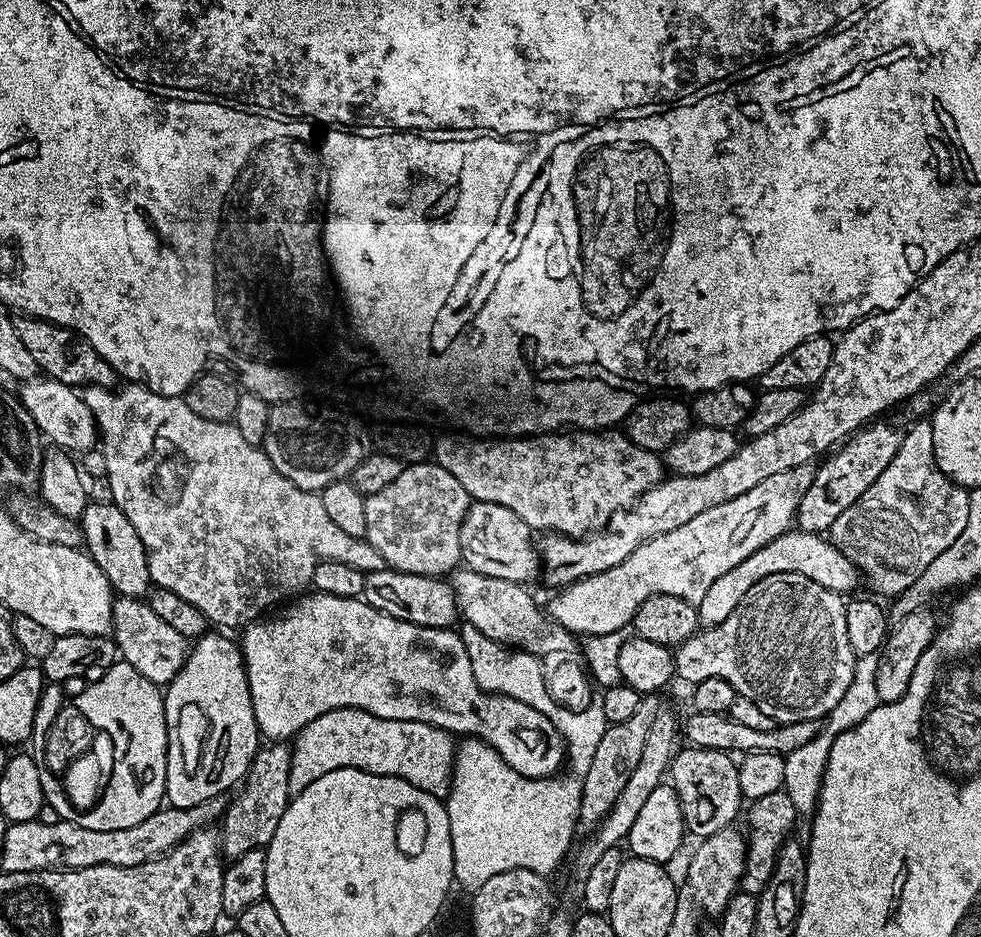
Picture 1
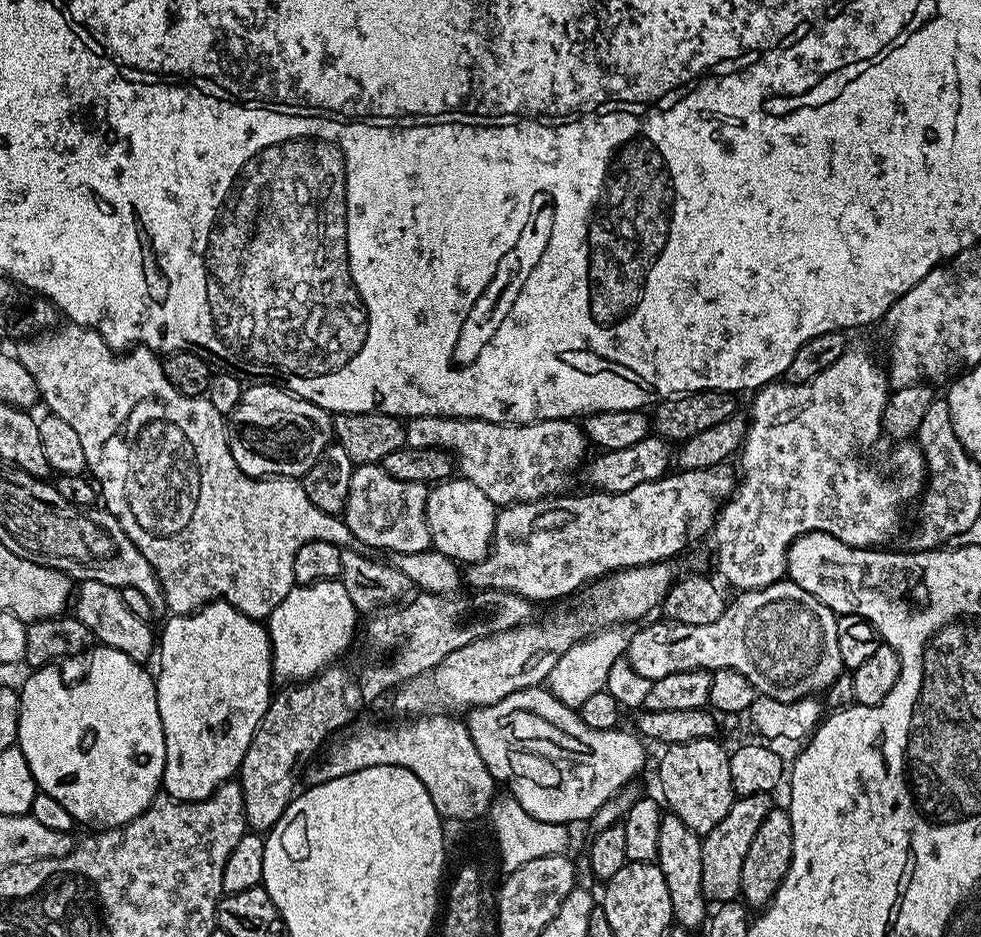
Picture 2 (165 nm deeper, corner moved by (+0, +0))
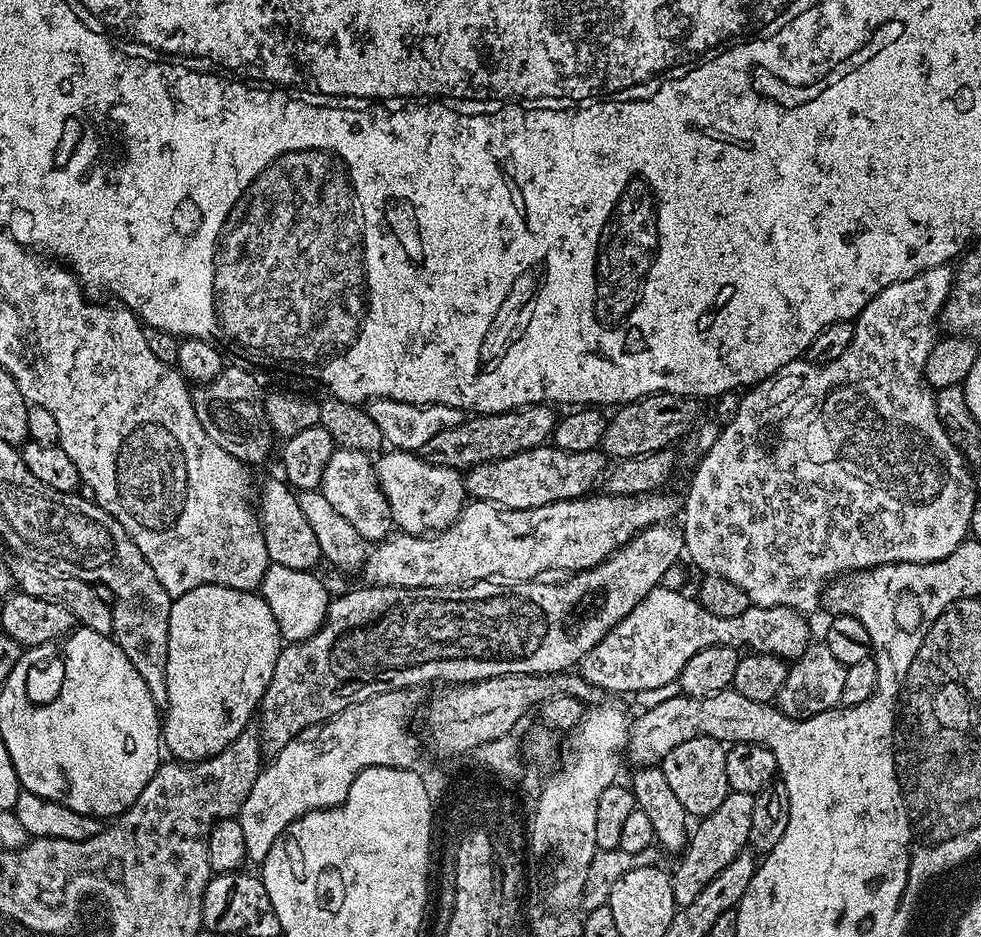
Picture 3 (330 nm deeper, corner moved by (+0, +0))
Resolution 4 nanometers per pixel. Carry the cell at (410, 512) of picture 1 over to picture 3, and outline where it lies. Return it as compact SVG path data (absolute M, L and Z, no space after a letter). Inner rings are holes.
M345 448L333 450L330 460L326 462L326 470L322 470L318 491L326 494L330 506L334 506L334 510L338 510L338 514L342 514L342 518L358 530L365 542L379 542L393 531L392 515L380 485L376 483L374 460L369 453Z

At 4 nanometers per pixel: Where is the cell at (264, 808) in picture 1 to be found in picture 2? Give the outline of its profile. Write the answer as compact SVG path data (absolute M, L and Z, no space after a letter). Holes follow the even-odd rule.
M476 590L471 594L473 596L464 596L465 594L439 596L433 592L420 592L399 606L392 606L375 613L369 619L372 621L365 628L363 625L362 639L359 641L360 649L358 649L359 644L355 649L356 660L360 664L352 664L349 668L329 666L317 676L310 677L309 680L281 687L284 689L281 692L279 689L273 695L266 714L254 730L254 738L250 738L250 746L242 758L238 773L238 783L244 803L244 819L249 829L264 834L276 825L278 818L282 818L288 803L292 801L293 796L297 795L296 779L299 776L301 779L306 765L313 759L311 756L325 747L324 739L339 728L347 729L353 723L351 720L367 704L374 703L383 692L391 693L397 686L413 680L418 674L440 664L442 658L458 650L458 646L473 644L478 638L493 636L496 632L505 632L520 624L529 623L533 619L533 601L526 599L525 596L499 590Z

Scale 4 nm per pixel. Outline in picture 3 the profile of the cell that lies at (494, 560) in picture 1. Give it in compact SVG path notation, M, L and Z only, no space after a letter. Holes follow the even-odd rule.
M399 450L385 451L379 459L374 464L376 483L386 498L393 525L401 533L422 536L440 532L458 519L466 503L466 493L464 479L457 469L434 466L417 453Z

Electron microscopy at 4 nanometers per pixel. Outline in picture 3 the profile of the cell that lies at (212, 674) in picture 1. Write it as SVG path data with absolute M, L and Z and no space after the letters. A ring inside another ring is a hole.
M203 584L175 597L170 610L168 657L166 658L166 694L168 703L162 712L162 744L173 761L205 760L218 754L242 730L253 723L260 699L270 686L274 662L282 647L282 637L274 614L263 596L217 584Z

